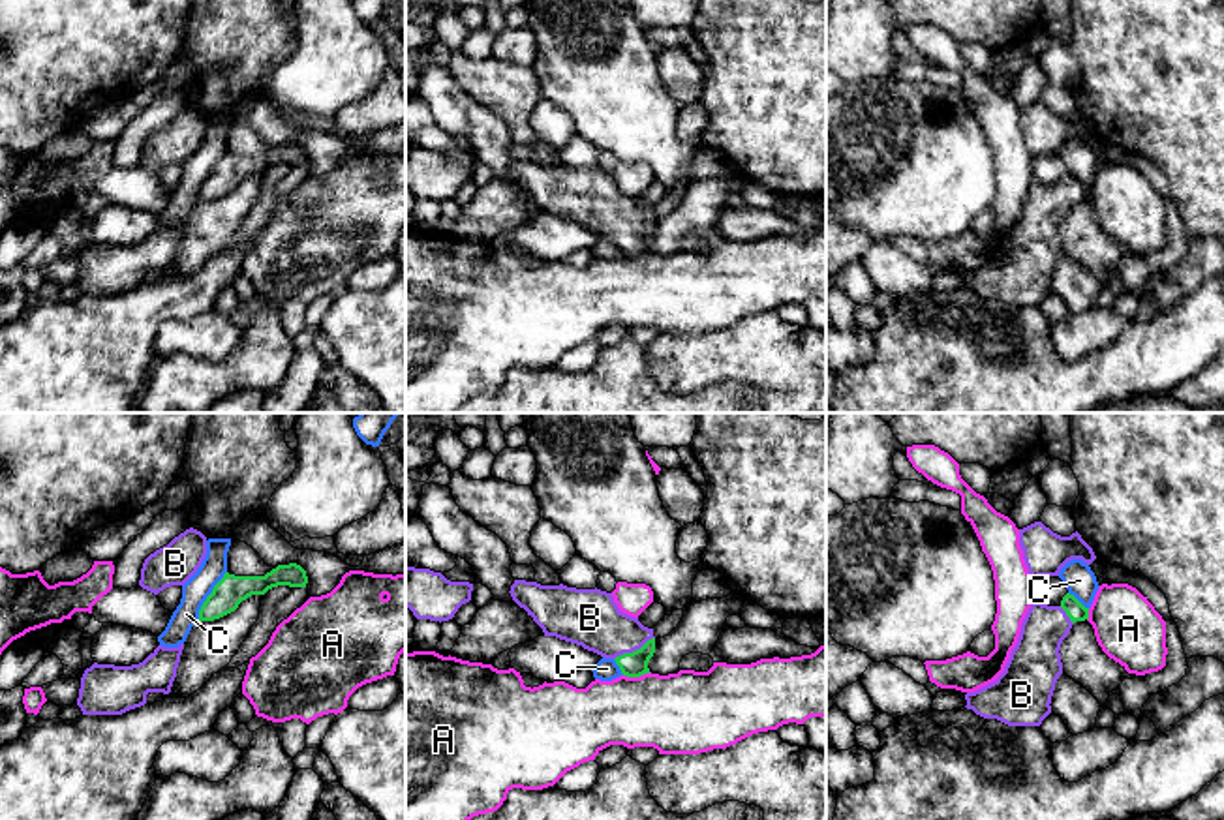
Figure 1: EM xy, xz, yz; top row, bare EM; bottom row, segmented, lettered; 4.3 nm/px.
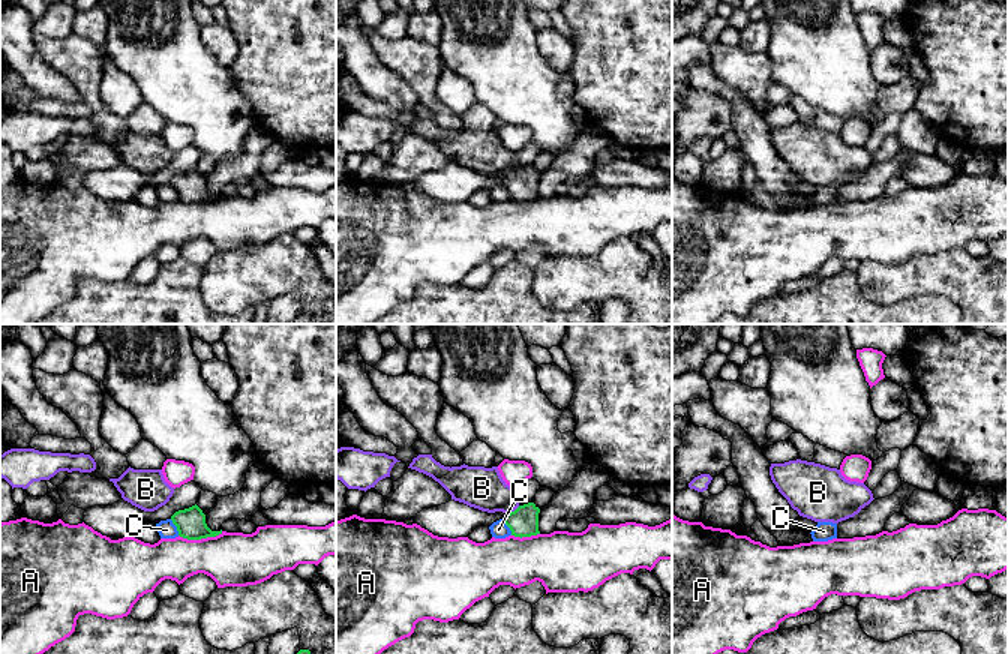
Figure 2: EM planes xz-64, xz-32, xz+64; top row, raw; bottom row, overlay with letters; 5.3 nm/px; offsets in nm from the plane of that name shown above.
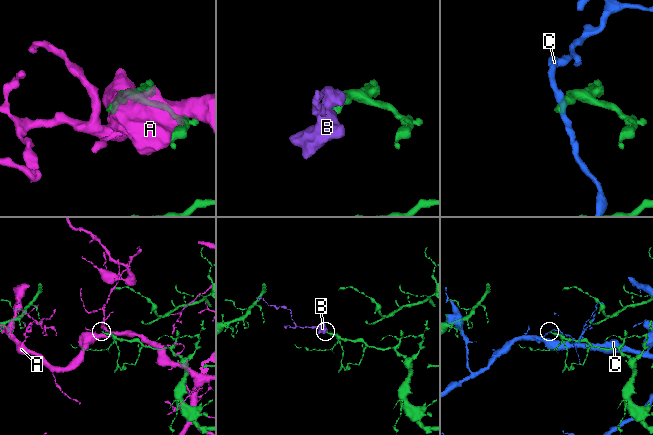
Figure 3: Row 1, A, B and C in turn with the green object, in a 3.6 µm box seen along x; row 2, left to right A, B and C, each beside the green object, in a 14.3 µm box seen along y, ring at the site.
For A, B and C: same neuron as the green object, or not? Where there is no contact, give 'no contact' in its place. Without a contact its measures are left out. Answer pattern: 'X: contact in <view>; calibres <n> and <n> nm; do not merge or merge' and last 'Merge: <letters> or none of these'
A: contact in xz; calibres 110 and 360 nm; do not merge
B: contact in xz; calibres 110 and 260 nm; merge
C: contact in xy; calibres 140 and 110 nm; do not merge
Merge: B

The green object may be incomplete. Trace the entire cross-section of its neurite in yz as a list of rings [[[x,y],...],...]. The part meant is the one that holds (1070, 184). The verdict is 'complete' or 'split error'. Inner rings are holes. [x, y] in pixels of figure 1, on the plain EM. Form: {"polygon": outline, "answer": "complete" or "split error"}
{"polygon": [[[1074,175],[1059,186],[1033,180],[1004,251],[989,265],[967,272],[967,289],[1008,306],[1040,306],[1051,293],[1055,263],[1063,253],[1061,223],[1076,201],[1089,199]]], "answer": "split error"}

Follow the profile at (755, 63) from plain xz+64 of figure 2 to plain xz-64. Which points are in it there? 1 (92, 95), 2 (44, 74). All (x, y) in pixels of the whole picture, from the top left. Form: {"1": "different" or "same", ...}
{"1": "same", "2": "different"}

